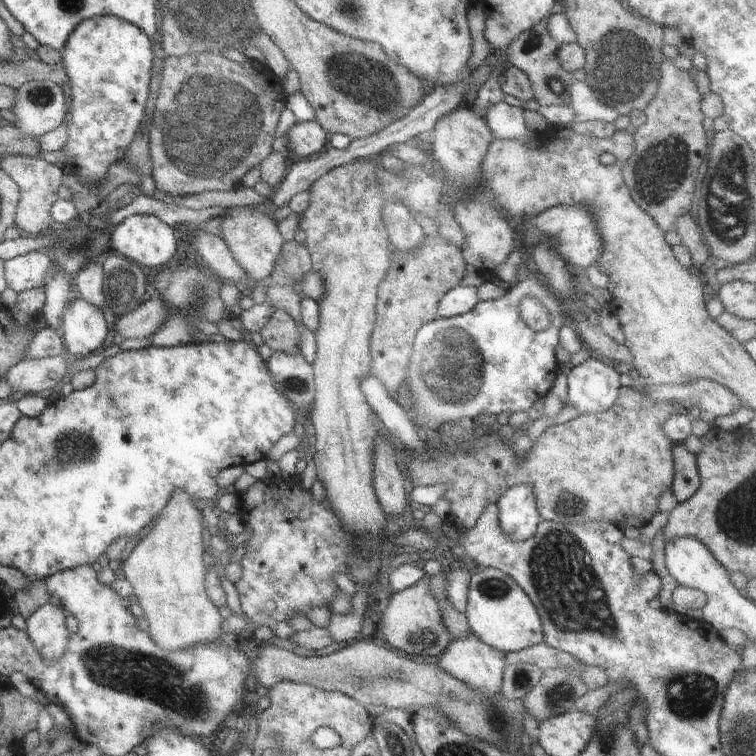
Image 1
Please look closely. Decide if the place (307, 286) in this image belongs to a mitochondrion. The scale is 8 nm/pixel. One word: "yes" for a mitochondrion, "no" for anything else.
no

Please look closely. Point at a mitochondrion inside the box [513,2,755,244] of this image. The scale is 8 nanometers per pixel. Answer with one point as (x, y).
(622, 65)

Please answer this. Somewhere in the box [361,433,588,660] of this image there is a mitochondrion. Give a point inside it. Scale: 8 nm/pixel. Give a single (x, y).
(491, 588)

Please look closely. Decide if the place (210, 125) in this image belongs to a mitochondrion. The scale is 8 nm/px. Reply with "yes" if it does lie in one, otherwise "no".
yes

